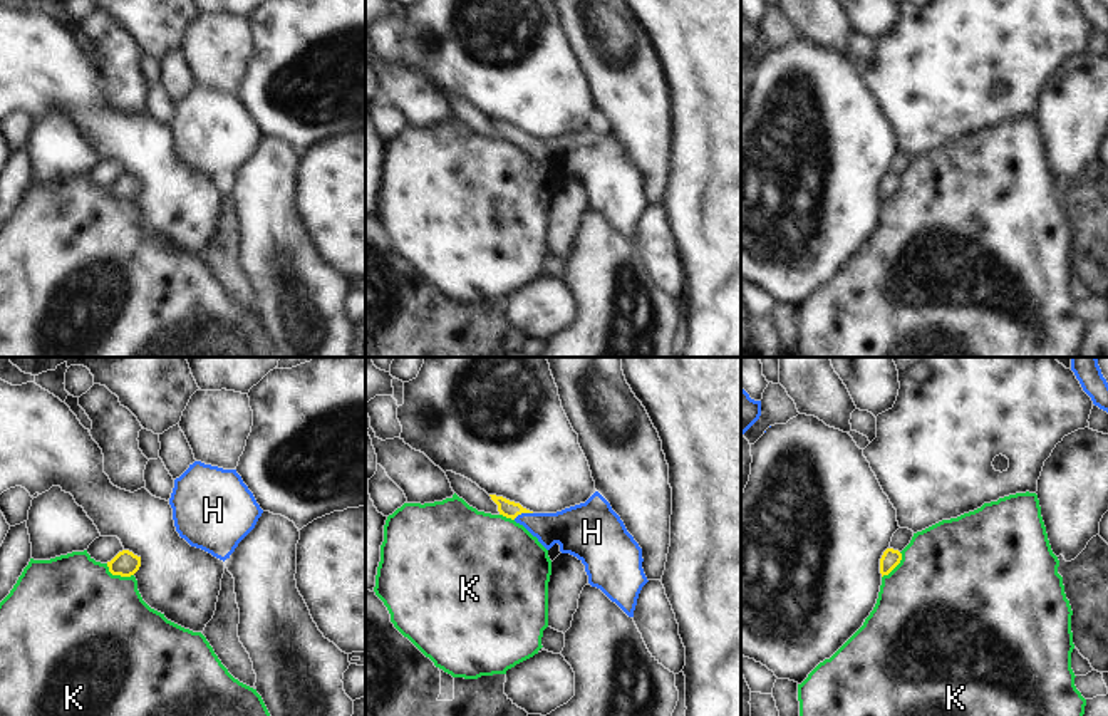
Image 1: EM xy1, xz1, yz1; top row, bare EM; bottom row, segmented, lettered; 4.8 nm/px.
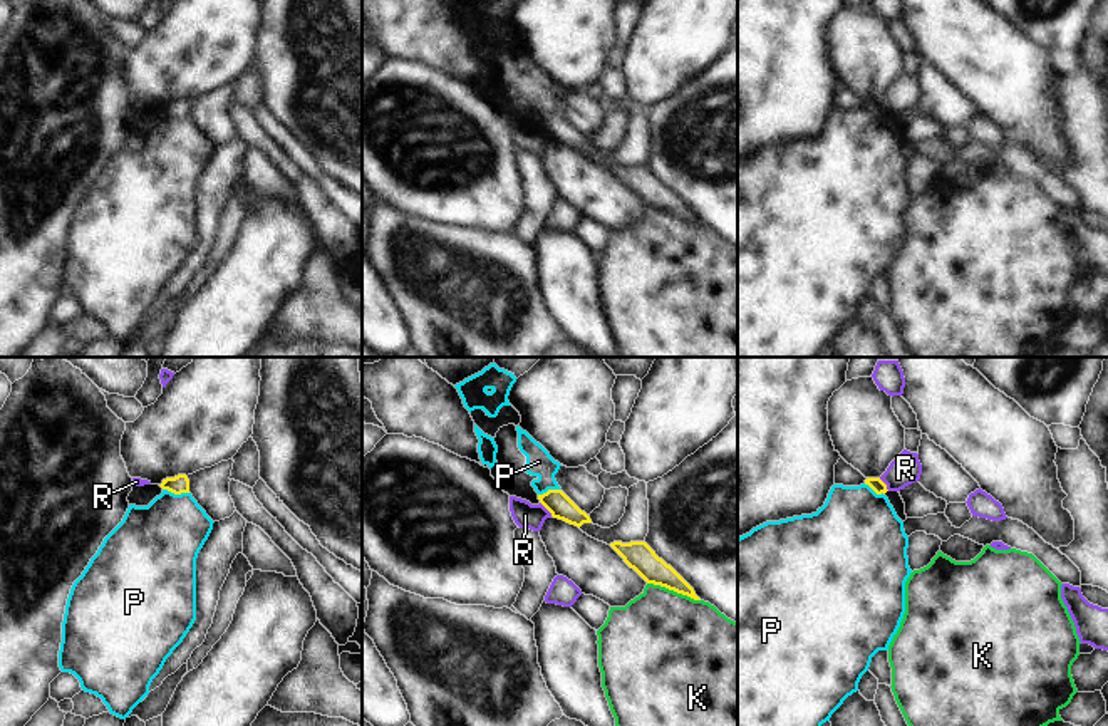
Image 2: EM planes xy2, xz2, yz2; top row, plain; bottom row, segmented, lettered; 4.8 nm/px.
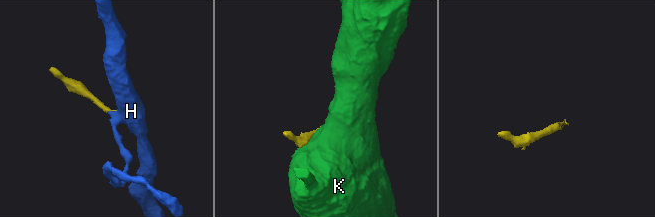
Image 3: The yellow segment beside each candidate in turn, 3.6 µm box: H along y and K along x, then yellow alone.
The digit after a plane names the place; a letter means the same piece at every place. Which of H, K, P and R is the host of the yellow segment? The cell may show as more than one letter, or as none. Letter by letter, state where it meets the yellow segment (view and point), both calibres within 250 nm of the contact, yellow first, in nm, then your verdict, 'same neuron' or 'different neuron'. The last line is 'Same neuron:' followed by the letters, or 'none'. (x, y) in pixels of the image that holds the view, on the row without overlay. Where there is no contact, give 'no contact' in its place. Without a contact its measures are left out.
H: contact xz1 (522, 136); calibres 80 and 190 nm; same neuron
K: contact xz2 (674, 215); calibres 140 and 480 nm; different neuron
P: contact xy2 (176, 118); calibres 90 and 380 nm; different neuron
R: contact xz2 (545, 131); calibres 120 and 120 nm; different neuron
Same neuron: H

